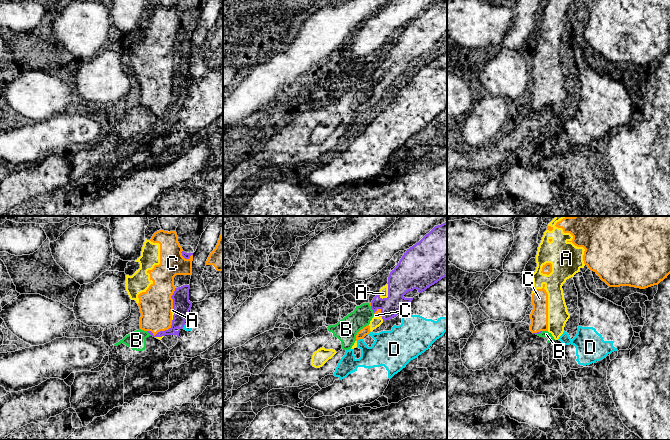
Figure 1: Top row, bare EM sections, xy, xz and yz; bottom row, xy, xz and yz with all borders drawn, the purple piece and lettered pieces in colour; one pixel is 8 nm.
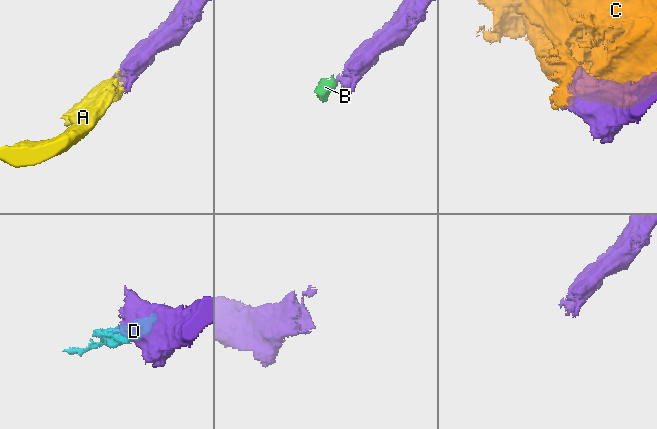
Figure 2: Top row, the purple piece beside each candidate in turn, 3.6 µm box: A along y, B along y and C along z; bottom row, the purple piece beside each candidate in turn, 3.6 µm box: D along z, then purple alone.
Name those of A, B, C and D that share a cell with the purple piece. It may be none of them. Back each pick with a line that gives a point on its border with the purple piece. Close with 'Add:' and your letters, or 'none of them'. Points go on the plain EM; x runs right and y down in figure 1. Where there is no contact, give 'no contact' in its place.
A: contact xz (388, 68)
Add: A

